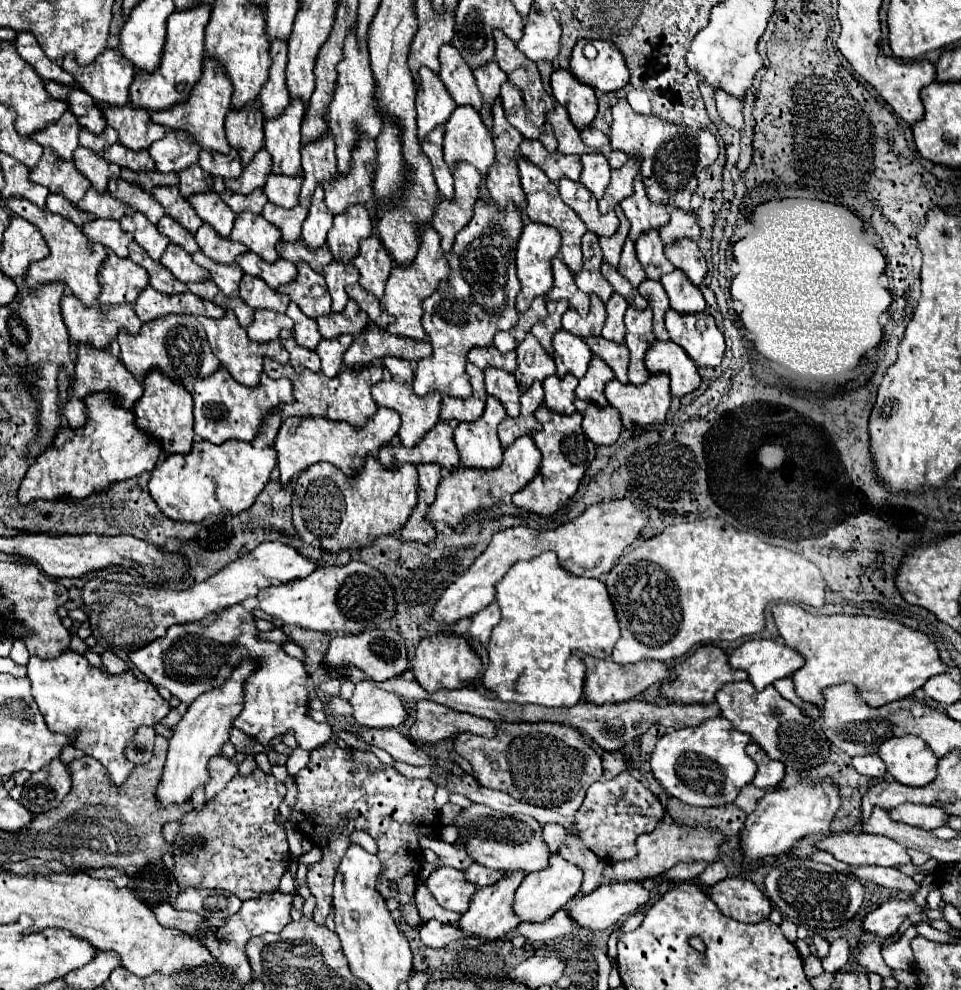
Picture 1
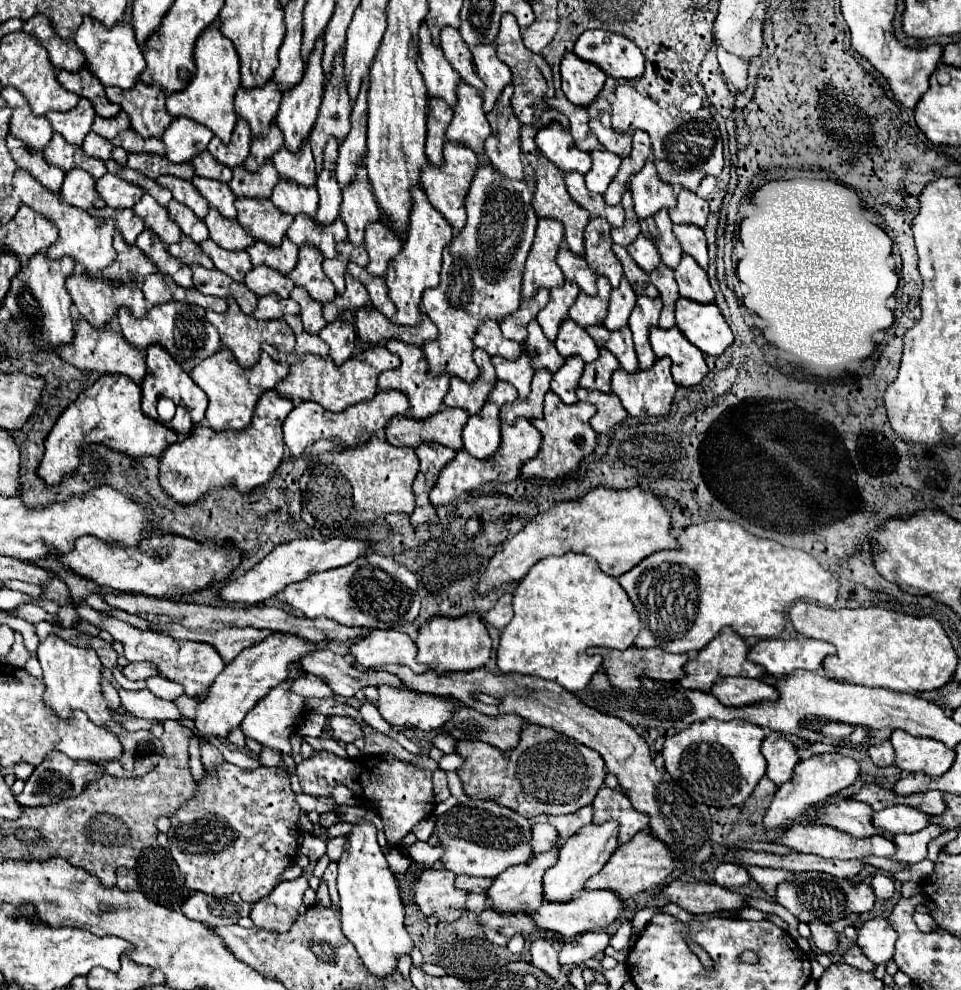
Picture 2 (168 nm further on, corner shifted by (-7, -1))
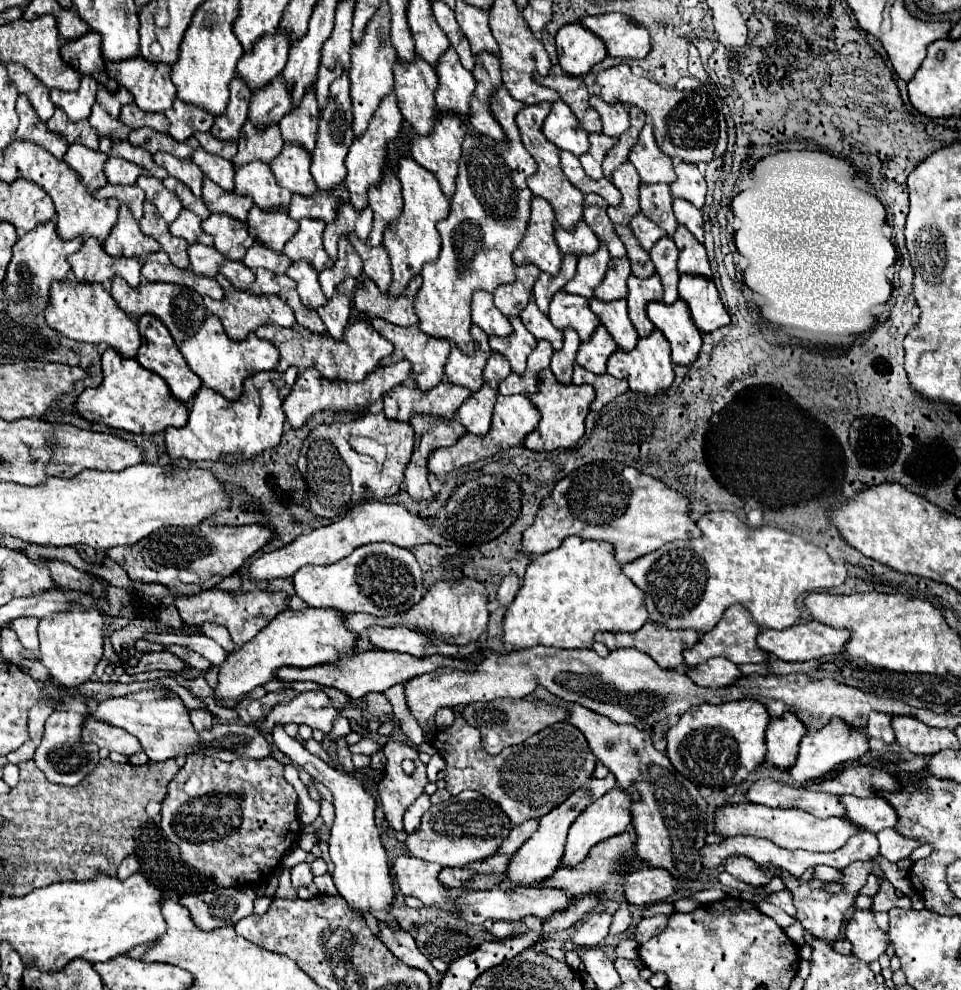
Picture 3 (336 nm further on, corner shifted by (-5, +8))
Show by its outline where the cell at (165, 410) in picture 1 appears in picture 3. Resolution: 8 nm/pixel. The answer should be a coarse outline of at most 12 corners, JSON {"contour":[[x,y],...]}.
{"contour":[[152,314],[138,318],[136,360],[190,402],[192,374],[168,328]]}

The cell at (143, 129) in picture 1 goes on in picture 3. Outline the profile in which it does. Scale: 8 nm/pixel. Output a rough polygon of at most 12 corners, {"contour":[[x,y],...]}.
{"contour":[[142,56],[106,62],[112,80],[144,112],[176,98],[170,66]]}

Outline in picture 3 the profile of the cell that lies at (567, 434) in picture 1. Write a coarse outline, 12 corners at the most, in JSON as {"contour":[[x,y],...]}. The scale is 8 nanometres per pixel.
{"contour":[[538,374],[528,396],[540,410],[530,450],[570,448],[584,436],[594,400],[590,384]]}

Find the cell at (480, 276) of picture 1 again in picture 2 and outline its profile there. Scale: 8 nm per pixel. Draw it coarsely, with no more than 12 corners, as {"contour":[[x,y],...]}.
{"contour":[[478,167],[422,309],[430,377],[478,379],[472,339],[518,311],[534,181]]}

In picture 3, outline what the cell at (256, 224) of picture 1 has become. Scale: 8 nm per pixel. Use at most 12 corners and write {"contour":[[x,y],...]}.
{"contour":[[260,160],[236,170],[234,192],[262,210],[288,206],[290,190],[278,186]]}

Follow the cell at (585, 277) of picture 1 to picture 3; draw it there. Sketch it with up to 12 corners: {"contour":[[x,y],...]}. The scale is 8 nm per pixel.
{"contour":[[598,194],[584,196],[584,220],[610,256],[626,256],[626,248],[606,214],[608,202]]}

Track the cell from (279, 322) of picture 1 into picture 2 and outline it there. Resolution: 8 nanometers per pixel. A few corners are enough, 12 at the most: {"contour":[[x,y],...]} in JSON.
{"contour":[[276,295],[258,299],[252,315],[258,321],[282,319],[288,313],[298,315],[292,299]]}

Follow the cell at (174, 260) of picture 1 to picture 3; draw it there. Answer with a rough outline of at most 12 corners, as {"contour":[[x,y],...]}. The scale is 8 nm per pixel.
{"contour":[[184,208],[170,224],[170,234],[212,246],[202,220]]}

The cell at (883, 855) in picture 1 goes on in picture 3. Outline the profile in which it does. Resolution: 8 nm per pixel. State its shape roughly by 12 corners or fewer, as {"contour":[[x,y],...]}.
{"contour":[[726,804],[720,838],[758,836],[786,850],[834,852],[862,832],[798,808]]}

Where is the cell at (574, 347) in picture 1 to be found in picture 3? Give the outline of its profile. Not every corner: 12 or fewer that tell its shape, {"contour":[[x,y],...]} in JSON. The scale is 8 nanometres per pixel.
{"contour":[[554,294],[548,316],[588,340],[600,324],[588,298]]}

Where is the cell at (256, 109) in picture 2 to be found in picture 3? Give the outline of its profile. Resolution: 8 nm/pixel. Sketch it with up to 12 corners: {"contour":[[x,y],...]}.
{"contour":[[288,30],[264,34],[238,60],[238,76],[252,90],[286,66]]}

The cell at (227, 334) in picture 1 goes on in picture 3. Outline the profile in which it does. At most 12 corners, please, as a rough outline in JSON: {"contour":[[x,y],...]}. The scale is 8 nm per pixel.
{"contour":[[216,274],[222,302],[206,302],[232,340],[264,324],[292,326],[274,294],[238,290]]}

